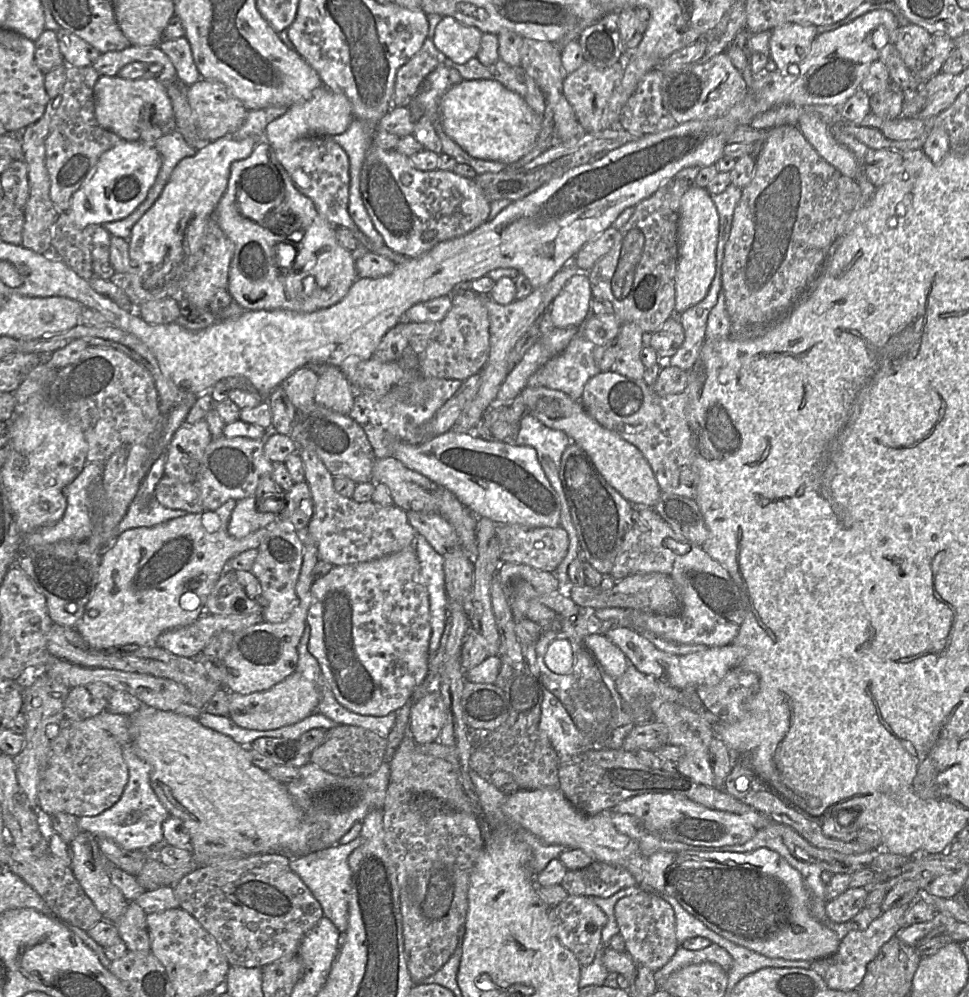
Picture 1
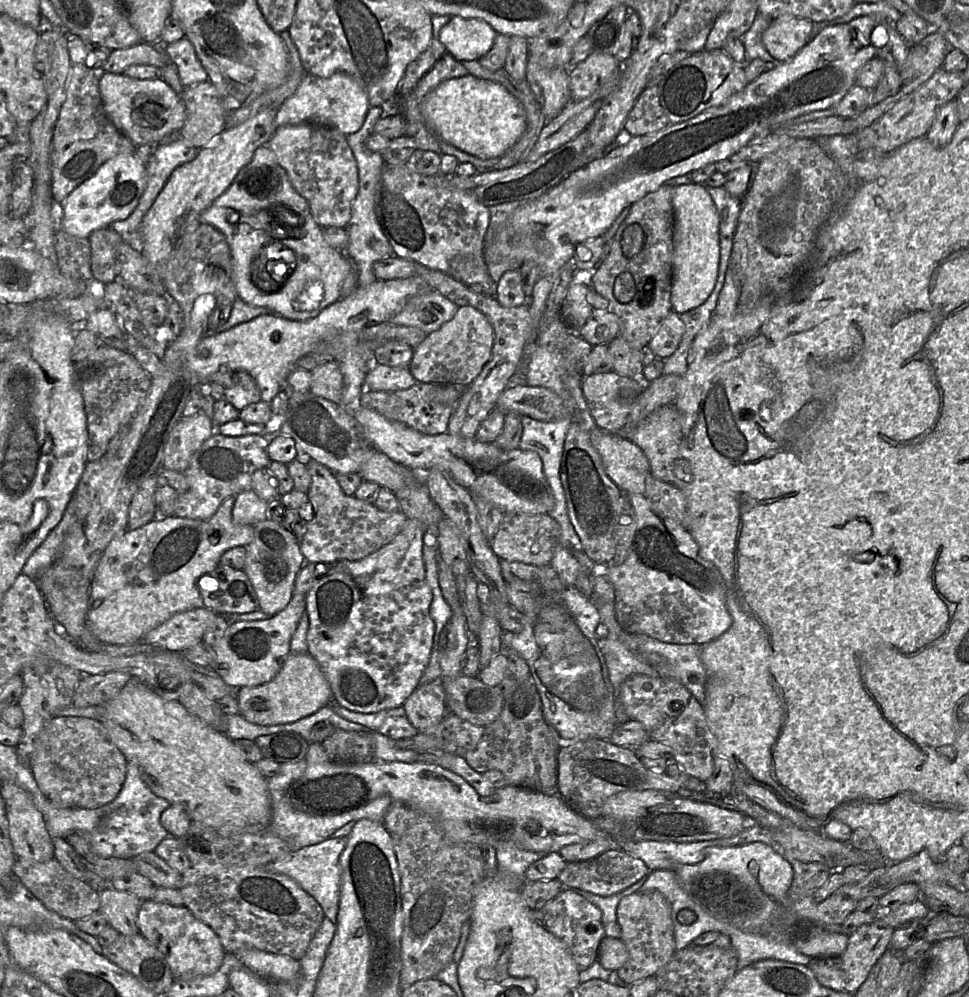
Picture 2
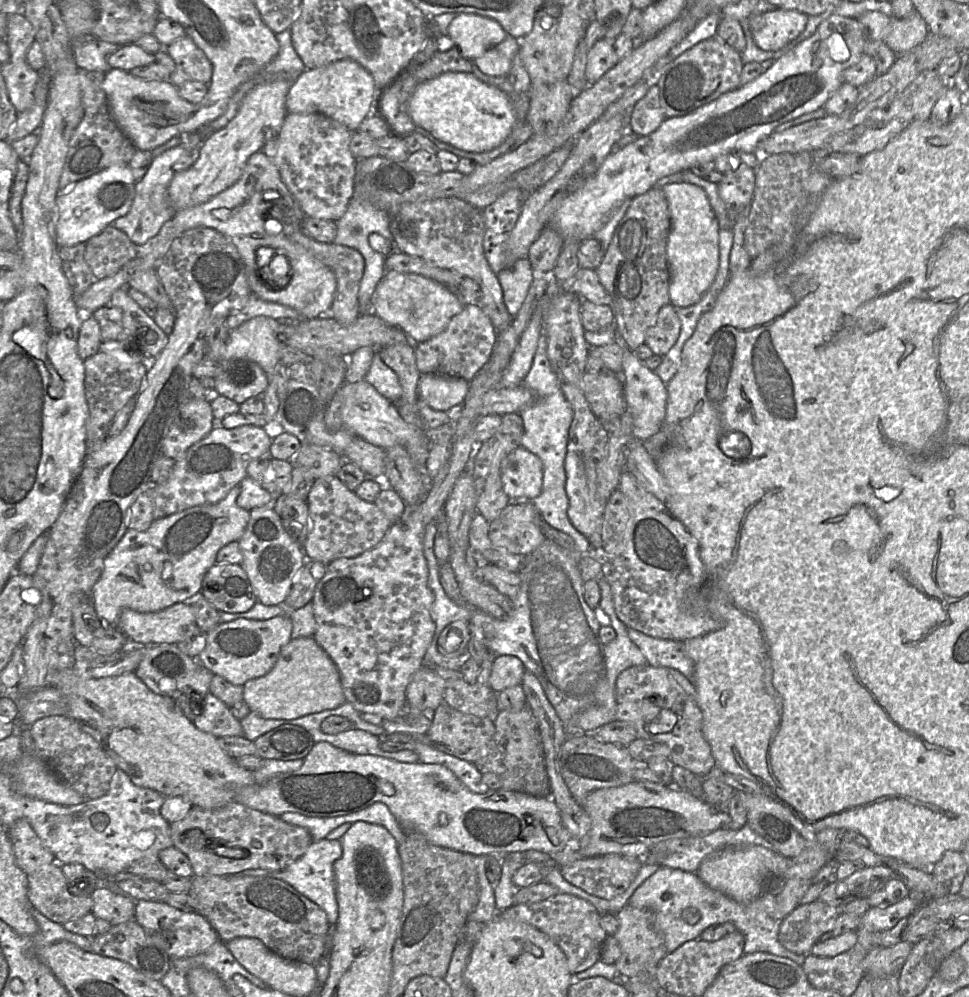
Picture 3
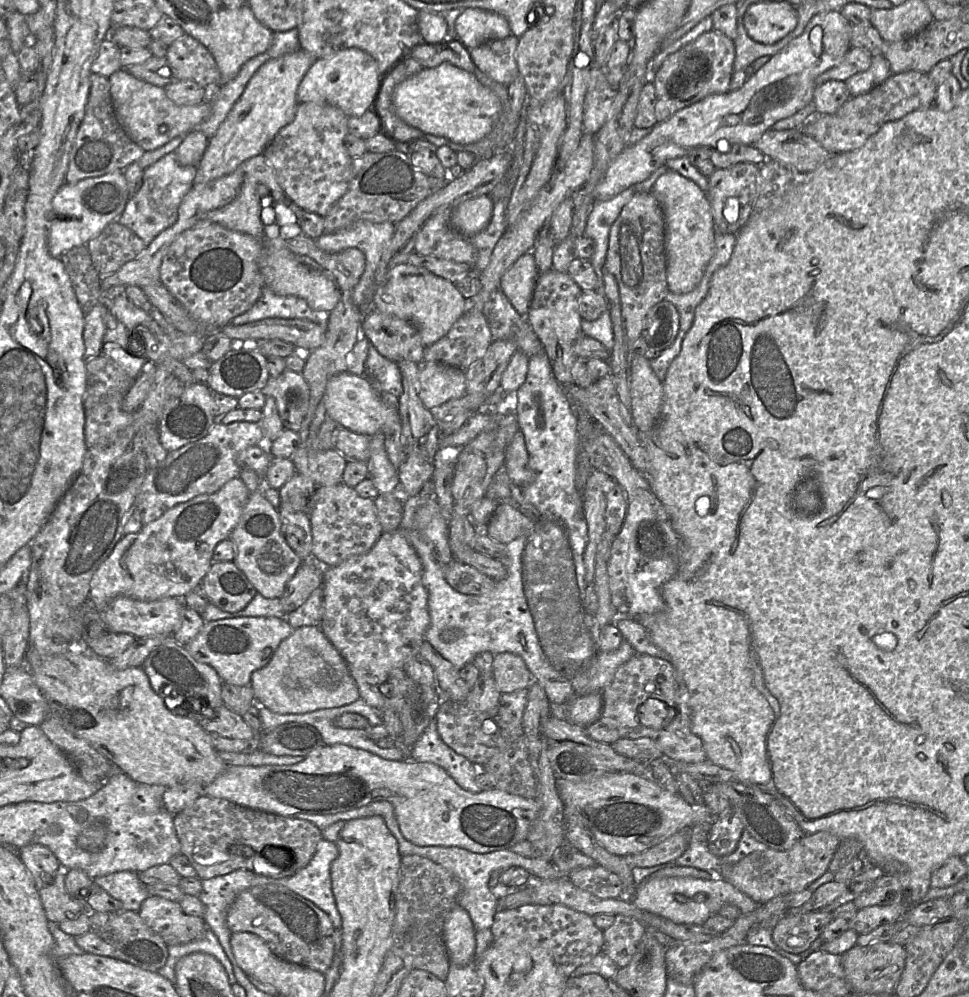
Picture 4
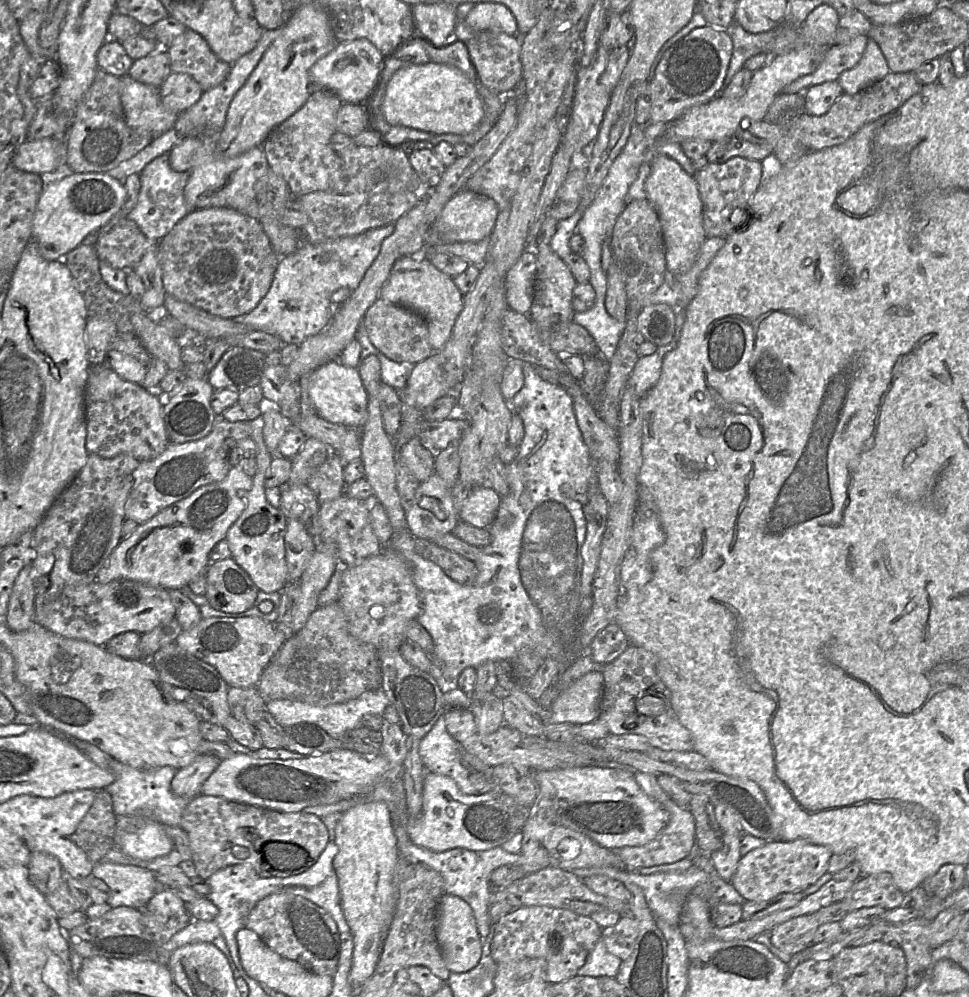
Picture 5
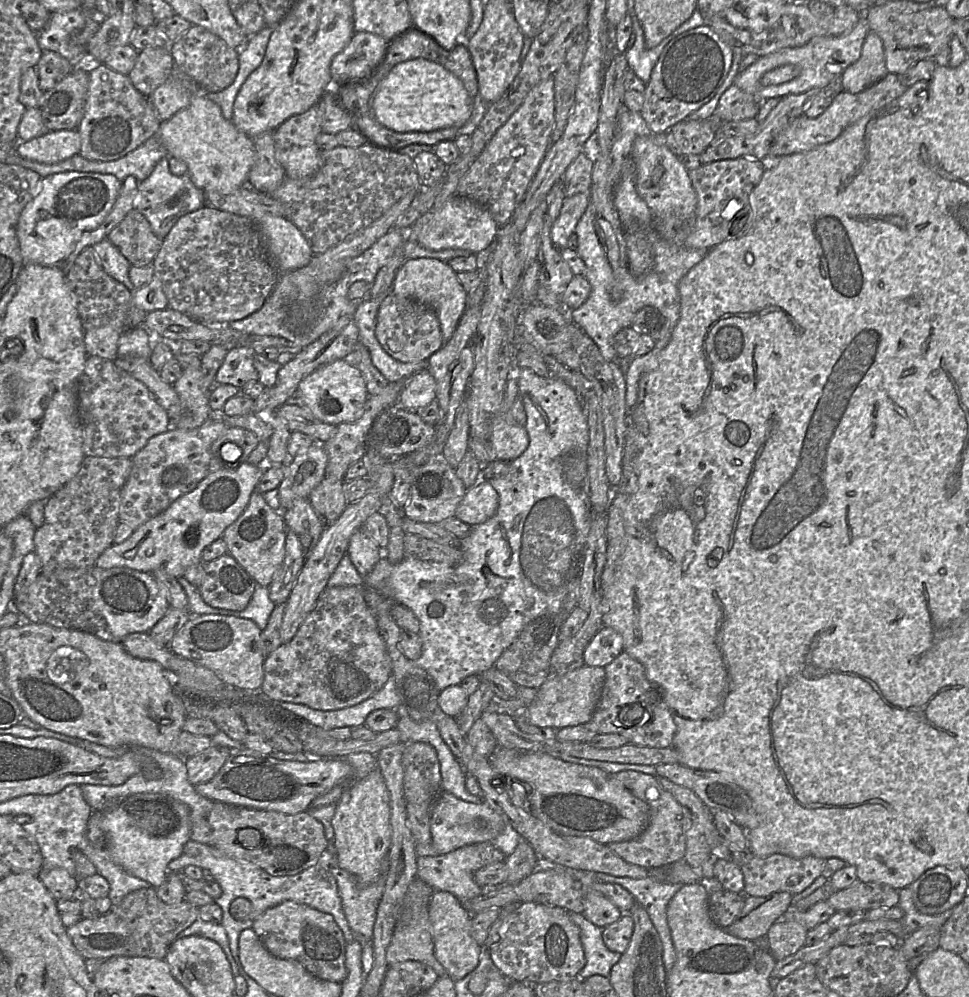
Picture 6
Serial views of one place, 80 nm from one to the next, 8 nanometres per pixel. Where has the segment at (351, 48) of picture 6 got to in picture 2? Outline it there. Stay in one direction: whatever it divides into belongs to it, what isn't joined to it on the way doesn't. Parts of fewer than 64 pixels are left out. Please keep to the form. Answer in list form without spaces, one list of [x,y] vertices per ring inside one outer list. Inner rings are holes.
[[[336,72],[328,78],[320,78],[306,73],[296,91],[277,109],[274,123],[276,128],[314,123],[349,135],[360,130],[370,107],[366,91],[350,75]]]

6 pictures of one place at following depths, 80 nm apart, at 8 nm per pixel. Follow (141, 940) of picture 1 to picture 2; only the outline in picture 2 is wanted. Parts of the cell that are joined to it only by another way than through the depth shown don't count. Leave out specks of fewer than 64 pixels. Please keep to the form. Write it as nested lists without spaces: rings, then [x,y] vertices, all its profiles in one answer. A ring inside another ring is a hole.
[[[112,887],[100,891],[99,896],[99,912],[113,929],[126,936],[139,933],[137,919],[142,900]]]

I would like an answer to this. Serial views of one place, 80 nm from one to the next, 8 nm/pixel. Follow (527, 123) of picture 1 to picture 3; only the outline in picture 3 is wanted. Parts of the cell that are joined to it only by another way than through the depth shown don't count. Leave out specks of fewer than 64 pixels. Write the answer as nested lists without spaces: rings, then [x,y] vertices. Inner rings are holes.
[[[446,72],[419,84],[409,99],[408,113],[416,126],[468,152],[485,152],[498,147],[509,136],[515,123],[507,95],[482,82],[472,72]]]

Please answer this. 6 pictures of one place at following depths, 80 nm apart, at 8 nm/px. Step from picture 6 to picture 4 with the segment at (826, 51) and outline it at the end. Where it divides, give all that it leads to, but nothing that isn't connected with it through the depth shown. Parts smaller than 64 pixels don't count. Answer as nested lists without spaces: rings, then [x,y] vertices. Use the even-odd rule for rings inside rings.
[[[851,47],[839,64],[824,71],[816,78],[816,84],[821,85],[829,80],[845,82],[854,74],[867,70],[871,65],[871,60],[872,55],[869,51]]]

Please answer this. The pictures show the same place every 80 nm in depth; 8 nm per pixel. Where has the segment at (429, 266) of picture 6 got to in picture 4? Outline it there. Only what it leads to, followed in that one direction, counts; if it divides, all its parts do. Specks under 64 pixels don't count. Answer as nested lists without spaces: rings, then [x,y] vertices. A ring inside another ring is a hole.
[[[407,262],[398,263],[390,269],[385,281],[376,287],[372,298],[372,308],[413,324],[425,347],[444,337],[467,306],[467,300],[455,283]]]

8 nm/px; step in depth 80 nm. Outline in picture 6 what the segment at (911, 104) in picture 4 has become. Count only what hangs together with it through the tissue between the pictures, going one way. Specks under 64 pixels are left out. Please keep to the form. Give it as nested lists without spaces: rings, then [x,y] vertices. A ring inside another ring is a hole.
[[[888,73],[883,79],[877,81],[859,93],[841,91],[833,97],[830,106],[818,117],[808,118],[800,115],[778,136],[770,147],[766,157],[782,157],[807,152],[816,147],[832,142],[845,128],[862,117],[878,111],[904,94],[904,86],[896,74]]]

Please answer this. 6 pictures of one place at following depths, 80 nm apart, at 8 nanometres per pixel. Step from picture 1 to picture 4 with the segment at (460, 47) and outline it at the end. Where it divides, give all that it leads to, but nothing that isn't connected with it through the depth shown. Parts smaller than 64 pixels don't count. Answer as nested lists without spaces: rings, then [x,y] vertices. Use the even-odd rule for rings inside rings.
[[[480,8],[465,9],[455,21],[455,31],[457,38],[469,50],[512,34],[503,15]]]

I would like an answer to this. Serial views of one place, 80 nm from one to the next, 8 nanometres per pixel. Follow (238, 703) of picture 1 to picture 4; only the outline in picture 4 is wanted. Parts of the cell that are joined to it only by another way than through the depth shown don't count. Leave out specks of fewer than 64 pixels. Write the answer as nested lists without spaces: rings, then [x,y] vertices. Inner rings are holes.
[[[319,626],[293,629],[270,662],[252,674],[250,686],[256,704],[278,714],[303,714],[348,705],[360,699],[346,661]]]

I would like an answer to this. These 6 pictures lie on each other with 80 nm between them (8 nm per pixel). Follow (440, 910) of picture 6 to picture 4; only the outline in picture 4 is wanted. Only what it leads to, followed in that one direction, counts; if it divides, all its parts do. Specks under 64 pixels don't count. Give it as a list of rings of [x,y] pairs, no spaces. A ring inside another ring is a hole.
[[[455,906],[443,928],[443,939],[450,962],[466,966],[476,959],[476,929],[468,912]]]

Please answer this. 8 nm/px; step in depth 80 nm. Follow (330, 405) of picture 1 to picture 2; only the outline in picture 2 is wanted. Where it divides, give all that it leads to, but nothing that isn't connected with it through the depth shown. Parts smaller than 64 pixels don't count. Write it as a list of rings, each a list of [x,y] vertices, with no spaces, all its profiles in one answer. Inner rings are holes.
[[[336,361],[324,362],[311,371],[310,391],[337,405],[341,405],[343,375]]]

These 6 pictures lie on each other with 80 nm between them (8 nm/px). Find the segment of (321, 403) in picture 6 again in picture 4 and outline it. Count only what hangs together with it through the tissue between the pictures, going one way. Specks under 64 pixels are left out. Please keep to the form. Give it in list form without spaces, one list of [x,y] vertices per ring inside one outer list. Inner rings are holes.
[[[348,371],[331,377],[327,383],[323,396],[326,415],[346,429],[371,437],[376,433],[390,429],[396,423],[400,423],[397,408],[387,404],[366,376],[357,376]]]

